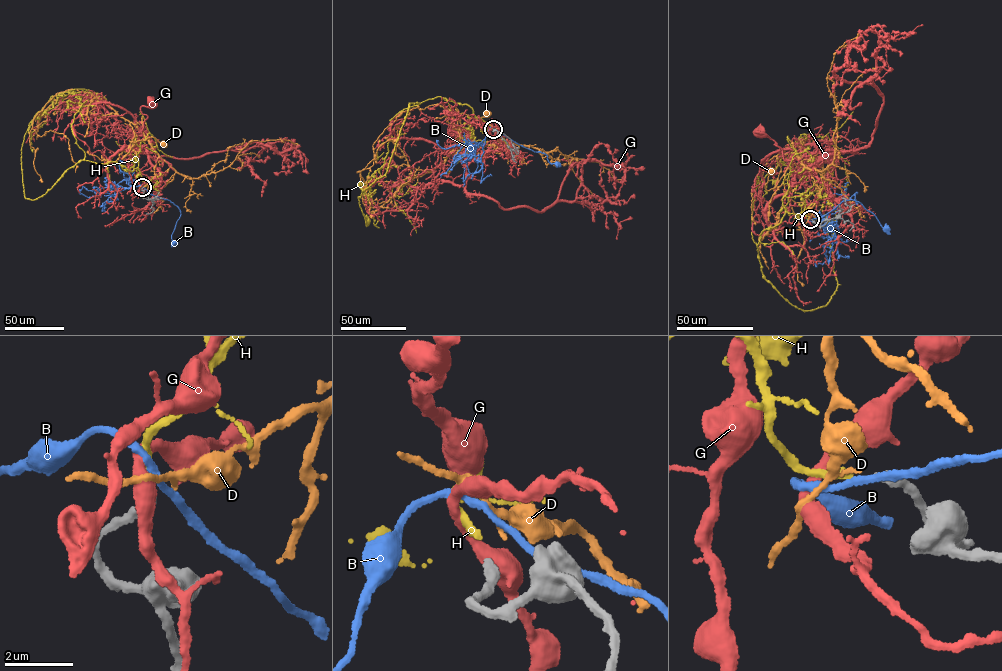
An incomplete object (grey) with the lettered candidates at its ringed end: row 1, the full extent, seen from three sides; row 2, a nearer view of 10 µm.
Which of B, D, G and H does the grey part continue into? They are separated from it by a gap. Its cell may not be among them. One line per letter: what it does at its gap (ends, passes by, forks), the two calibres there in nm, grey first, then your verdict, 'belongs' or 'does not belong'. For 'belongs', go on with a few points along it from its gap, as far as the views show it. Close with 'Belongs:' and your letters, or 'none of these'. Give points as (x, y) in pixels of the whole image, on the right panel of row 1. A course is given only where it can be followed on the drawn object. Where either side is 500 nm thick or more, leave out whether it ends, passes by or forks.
B: it passes by; calibres 320 and 180 nm; does not belong
D: it passes by; calibres 320 and 100 nm; does not belong
G: calibres 320 and 500 nm; does not belong
H: it ends; calibres 320 and 200 nm; belongs; course (810, 219), (786, 212), (756, 246), (765, 279), (806, 311), (827, 303), (837, 285), (822, 208), (834, 158)
Belongs: H

